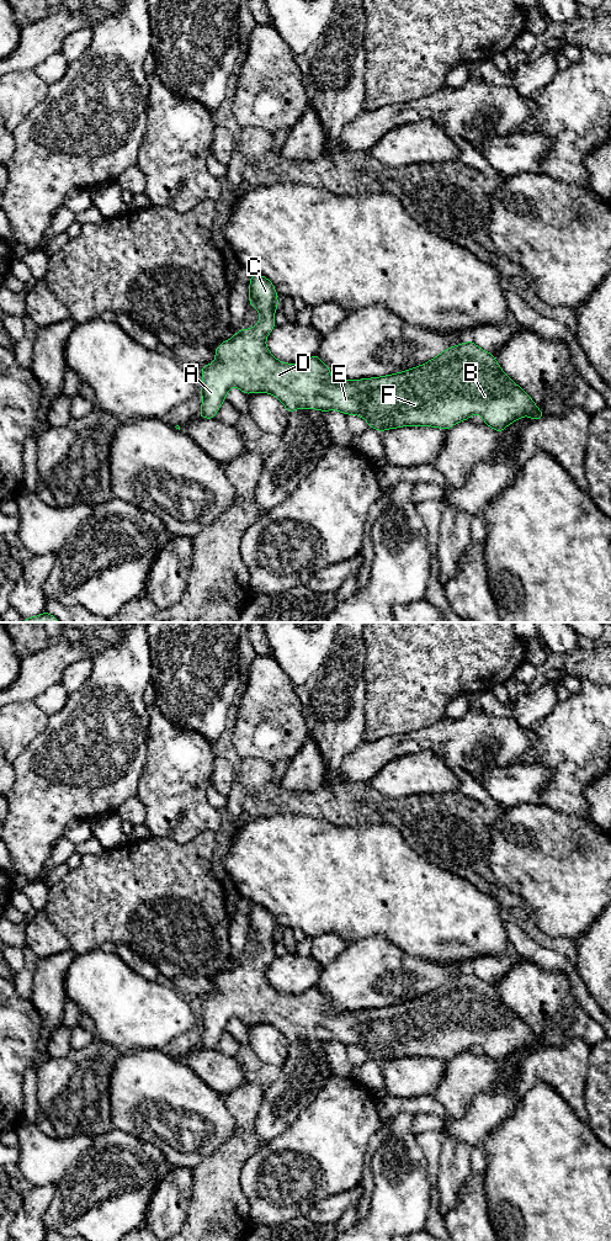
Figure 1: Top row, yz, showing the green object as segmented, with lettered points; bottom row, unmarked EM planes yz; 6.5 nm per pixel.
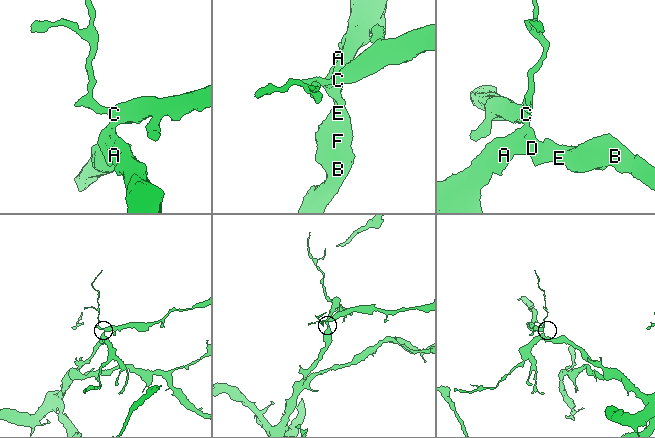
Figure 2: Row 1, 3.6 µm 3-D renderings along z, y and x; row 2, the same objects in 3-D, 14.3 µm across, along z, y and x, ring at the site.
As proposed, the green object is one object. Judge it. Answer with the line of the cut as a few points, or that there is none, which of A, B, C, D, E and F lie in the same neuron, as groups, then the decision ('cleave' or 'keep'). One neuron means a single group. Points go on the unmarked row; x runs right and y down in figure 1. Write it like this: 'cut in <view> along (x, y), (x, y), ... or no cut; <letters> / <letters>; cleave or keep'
no cut; A B C D E F; keep

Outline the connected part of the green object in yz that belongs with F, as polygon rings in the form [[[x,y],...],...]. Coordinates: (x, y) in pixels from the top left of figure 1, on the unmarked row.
[[[253,903],[249,923],[249,935],[259,942],[259,953],[254,959],[240,960],[232,970],[223,972],[214,980],[216,991],[201,998],[202,1020],[200,1025],[203,1028],[203,1031],[201,1044],[197,1046],[200,1049],[214,1050],[218,1040],[225,1031],[229,1019],[233,1017],[245,1025],[256,1023],[270,1024],[281,1031],[288,1044],[301,1039],[322,1043],[339,1041],[345,1046],[356,1045],[363,1049],[370,1059],[378,1062],[402,1057],[432,1057],[447,1061],[477,1044],[482,1046],[485,1056],[493,1059],[499,1065],[509,1055],[526,1046],[531,1048],[533,1052],[544,1049],[532,1029],[506,1007],[494,986],[480,980],[472,971],[447,979],[424,996],[393,1006],[362,1011],[334,1012],[330,999],[317,985],[302,995],[281,993],[266,979],[266,969],[276,956],[273,948],[278,932],[275,917],[265,907]]]

